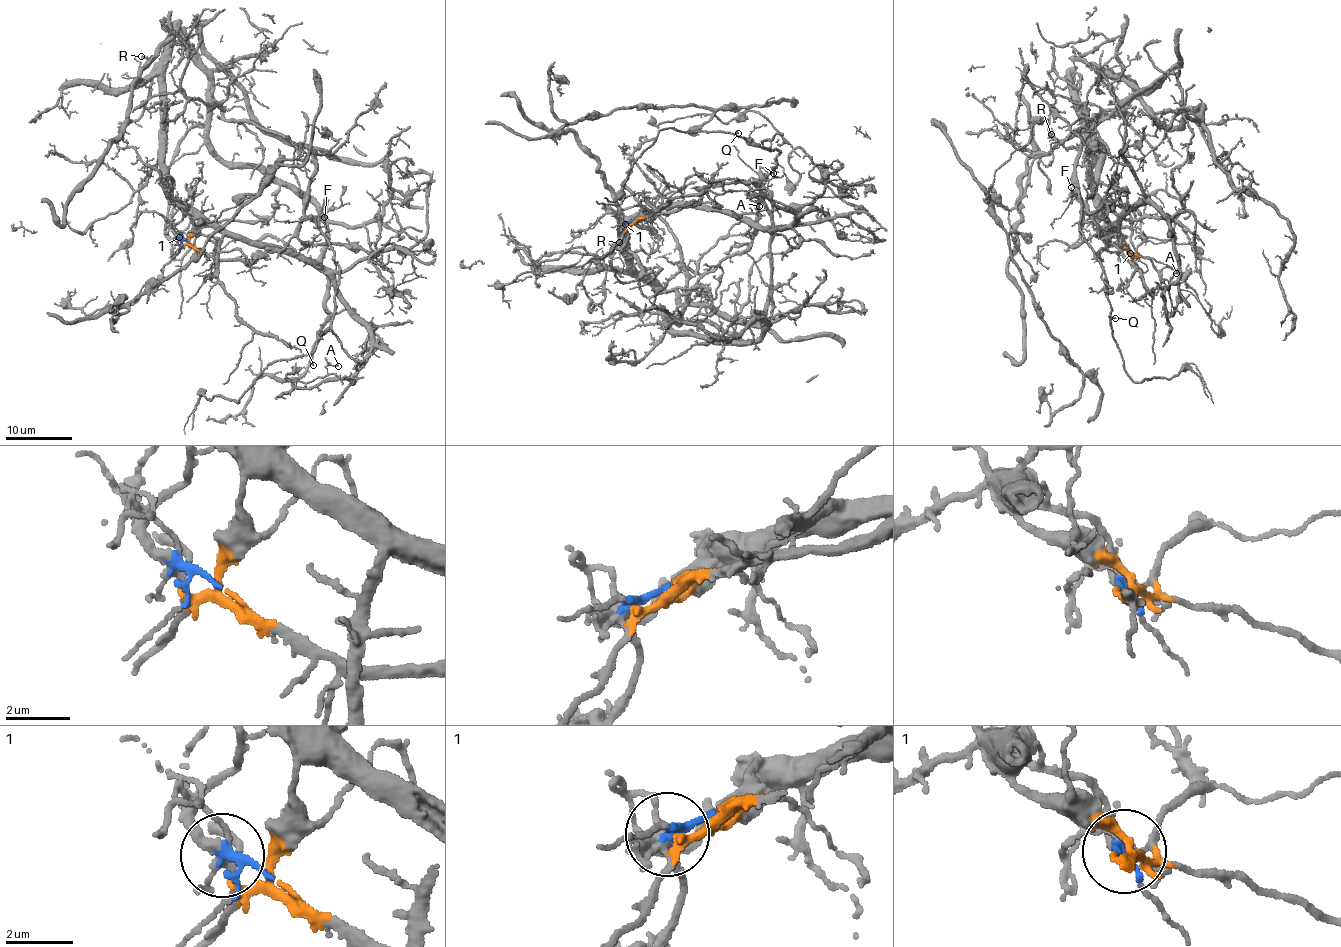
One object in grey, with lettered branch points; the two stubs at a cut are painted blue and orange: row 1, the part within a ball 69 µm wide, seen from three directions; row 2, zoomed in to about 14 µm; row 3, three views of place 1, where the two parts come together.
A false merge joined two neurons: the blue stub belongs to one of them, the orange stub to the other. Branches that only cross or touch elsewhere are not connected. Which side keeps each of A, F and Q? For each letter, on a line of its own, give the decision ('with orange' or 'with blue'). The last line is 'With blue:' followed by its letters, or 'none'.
A: with blue
F: with orange
Q: with orange
With blue: A

